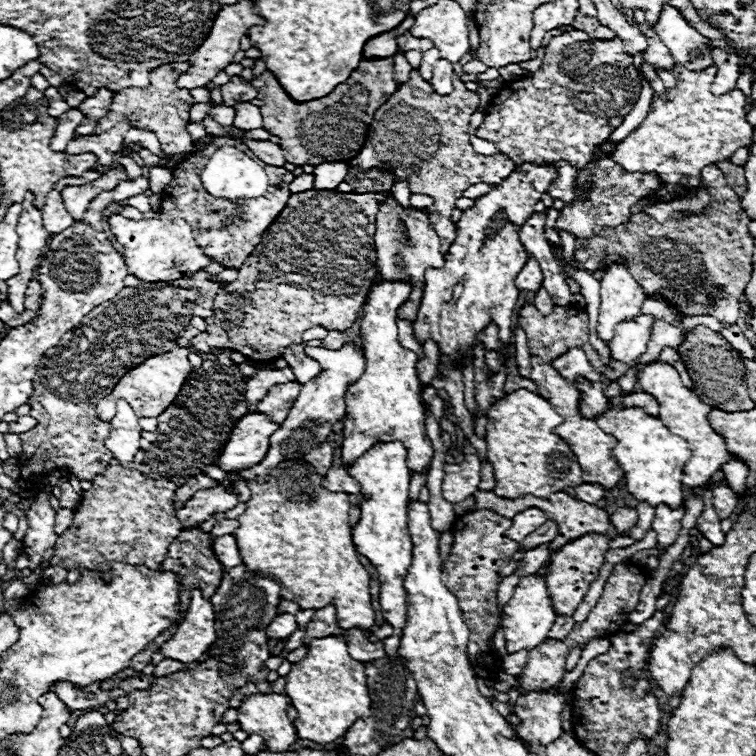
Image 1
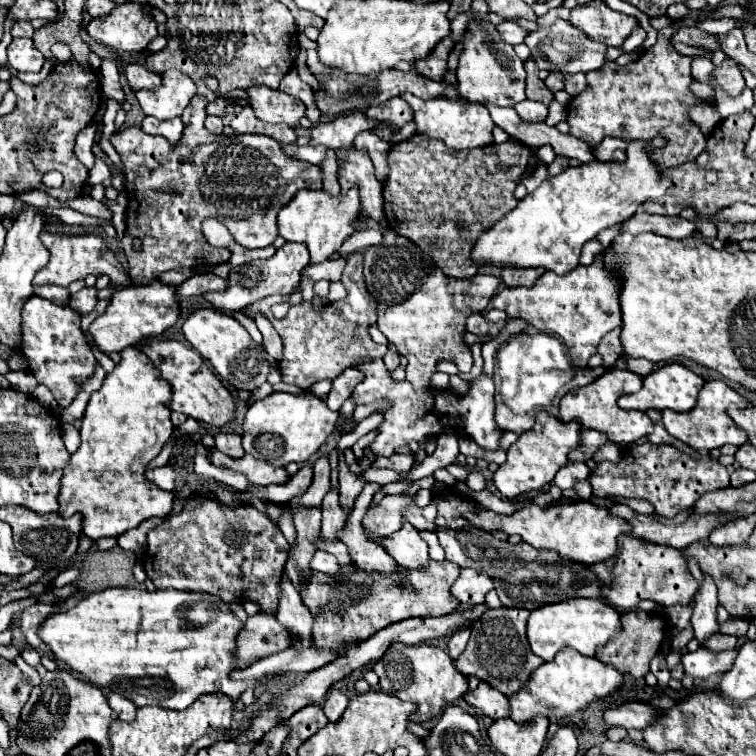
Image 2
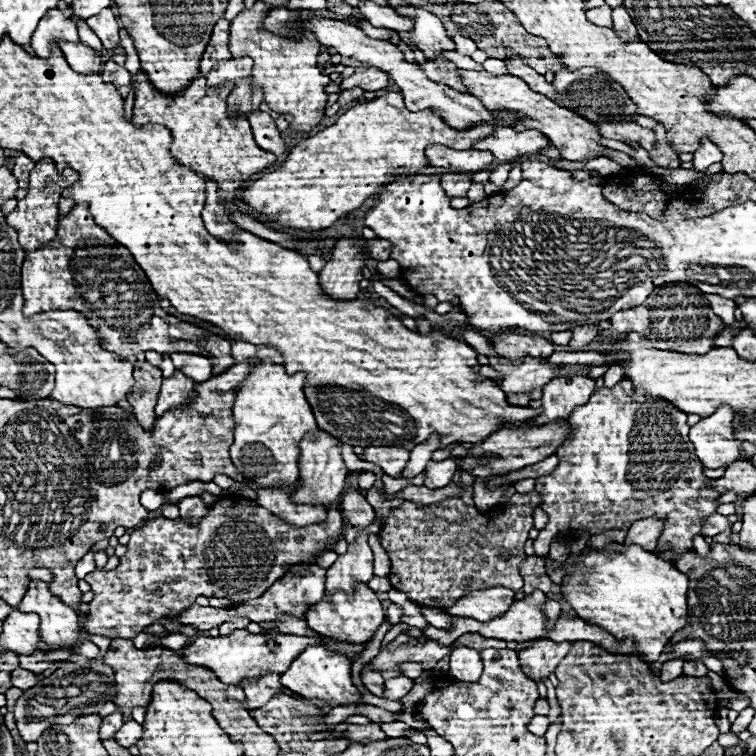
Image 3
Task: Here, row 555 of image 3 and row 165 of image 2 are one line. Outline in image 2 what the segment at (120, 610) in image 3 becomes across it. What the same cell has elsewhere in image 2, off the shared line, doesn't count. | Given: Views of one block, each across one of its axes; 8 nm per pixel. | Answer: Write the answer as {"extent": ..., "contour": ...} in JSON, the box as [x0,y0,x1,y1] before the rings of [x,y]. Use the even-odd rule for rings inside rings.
{"extent":[110,84,324,284],"contour":[[[196,84],[200,94],[204,94],[204,98],[194,98],[192,104],[188,104],[188,108],[182,114],[184,120],[184,140],[180,140],[180,144],[176,144],[176,148],[172,148],[172,144],[168,144],[168,140],[164,140],[162,136],[148,136],[146,132],[142,132],[140,128],[126,128],[126,130],[118,130],[112,134],[110,142],[116,148],[116,152],[120,154],[124,166],[126,166],[126,192],[130,196],[130,204],[128,204],[128,220],[126,220],[126,236],[122,238],[122,250],[128,258],[130,270],[128,274],[136,280],[136,284],[150,284],[154,282],[162,272],[174,270],[174,268],[198,268],[200,264],[208,264],[208,266],[216,266],[222,264],[230,258],[228,248],[214,248],[206,242],[206,238],[202,236],[202,222],[206,218],[216,218],[220,220],[230,234],[234,236],[234,240],[246,248],[264,248],[268,244],[272,244],[278,236],[276,230],[276,212],[288,204],[296,192],[300,190],[322,190],[322,178],[324,172],[320,166],[312,166],[312,164],[304,164],[304,160],[290,160],[290,156],[284,156],[282,146],[268,138],[268,136],[254,136],[254,134],[244,134],[244,136],[214,136],[204,128],[206,119],[205,108],[200,108],[200,104],[196,104],[196,100],[204,100],[206,104],[212,100],[216,100],[216,94],[210,92],[206,88],[206,84]],[[134,238],[142,240],[142,250],[136,252],[134,250]]]}

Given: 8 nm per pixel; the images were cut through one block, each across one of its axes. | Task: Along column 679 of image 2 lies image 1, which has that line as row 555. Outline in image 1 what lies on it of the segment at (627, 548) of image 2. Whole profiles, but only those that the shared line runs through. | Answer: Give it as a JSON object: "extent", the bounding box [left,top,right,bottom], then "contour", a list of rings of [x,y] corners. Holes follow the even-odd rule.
{"extent":[544,534,610,616],"contour":[[[584,534],[566,546],[558,548],[550,554],[550,564],[544,580],[548,582],[548,594],[552,594],[552,604],[556,606],[556,614],[572,616],[576,606],[584,600],[590,584],[598,578],[598,572],[604,564],[604,554],[610,550],[610,538],[602,534]]]}

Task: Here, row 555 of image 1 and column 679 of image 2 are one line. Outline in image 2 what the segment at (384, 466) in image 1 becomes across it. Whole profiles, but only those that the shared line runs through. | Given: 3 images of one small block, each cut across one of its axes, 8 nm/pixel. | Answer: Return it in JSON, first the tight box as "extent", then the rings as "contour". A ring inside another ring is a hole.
{"extent":[618,362,704,412],"contour":[[[672,362],[672,364],[666,364],[662,368],[656,368],[654,372],[650,372],[646,378],[644,378],[644,386],[640,392],[636,394],[626,394],[618,400],[618,406],[620,408],[626,408],[626,410],[650,410],[650,408],[656,408],[656,410],[674,410],[674,412],[688,412],[694,408],[696,404],[696,398],[698,398],[698,392],[702,388],[704,380],[702,376],[694,374],[690,368],[686,368],[684,364],[680,362]]]}

